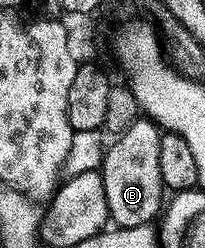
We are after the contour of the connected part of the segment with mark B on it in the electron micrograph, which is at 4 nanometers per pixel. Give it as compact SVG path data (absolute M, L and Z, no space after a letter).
M138 117L130 129L107 146L100 166L109 220L121 230L147 226L162 207L164 186L158 170L161 130L151 119Z

